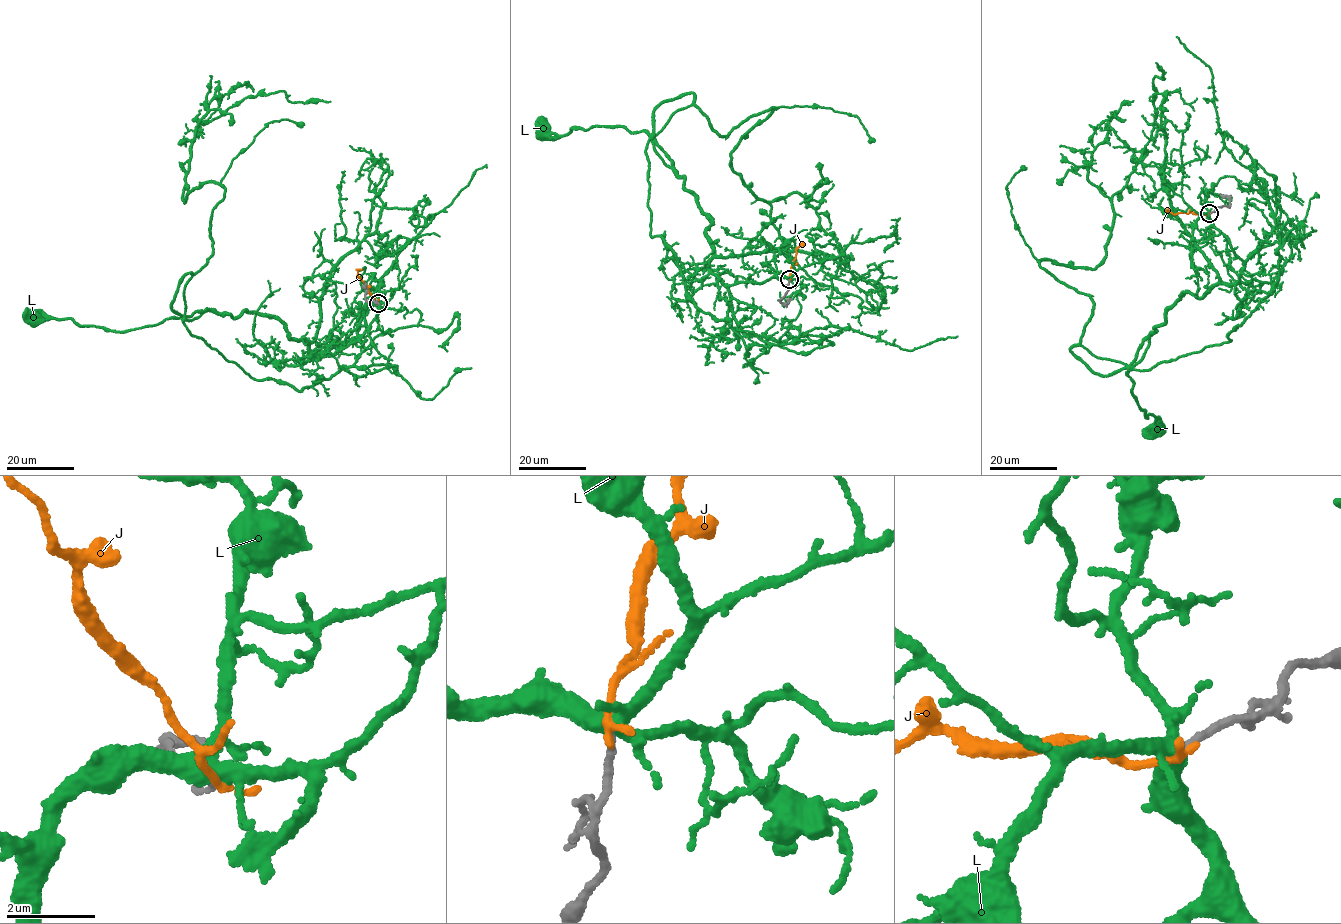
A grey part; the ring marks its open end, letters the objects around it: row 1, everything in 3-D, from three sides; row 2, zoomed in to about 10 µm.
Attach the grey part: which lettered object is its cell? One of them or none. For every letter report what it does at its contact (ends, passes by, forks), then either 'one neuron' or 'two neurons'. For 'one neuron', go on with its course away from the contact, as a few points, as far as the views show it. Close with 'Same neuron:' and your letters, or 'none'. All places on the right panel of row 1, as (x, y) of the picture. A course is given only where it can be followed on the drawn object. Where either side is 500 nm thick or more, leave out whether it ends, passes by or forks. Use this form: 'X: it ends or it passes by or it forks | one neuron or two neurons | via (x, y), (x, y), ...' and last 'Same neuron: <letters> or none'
J: it ends | two neurons
L: it forks | two neurons
Same neuron: none

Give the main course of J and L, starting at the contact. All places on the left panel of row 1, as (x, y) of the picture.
J: (378, 304), (357, 276), (361, 269)
L: (378, 303), (365, 306), (359, 339), (322, 356), (280, 321), (246, 310), (118, 332), (33, 318)

